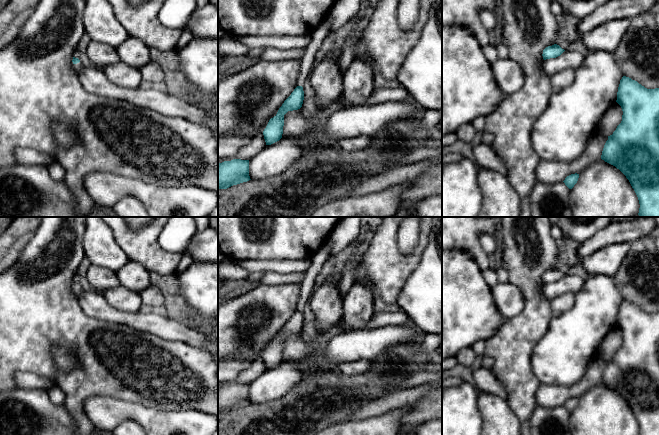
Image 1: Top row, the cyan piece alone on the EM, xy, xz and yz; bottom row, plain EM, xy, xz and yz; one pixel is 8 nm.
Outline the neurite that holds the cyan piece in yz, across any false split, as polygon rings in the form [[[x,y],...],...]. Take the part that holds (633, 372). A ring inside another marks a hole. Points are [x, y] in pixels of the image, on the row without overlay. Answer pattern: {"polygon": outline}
{"polygon": [[[623,300],[616,326],[621,330],[622,345],[608,360],[601,383],[619,393],[629,404],[640,428],[639,435],[659,435],[659,312],[647,313],[637,305]]]}

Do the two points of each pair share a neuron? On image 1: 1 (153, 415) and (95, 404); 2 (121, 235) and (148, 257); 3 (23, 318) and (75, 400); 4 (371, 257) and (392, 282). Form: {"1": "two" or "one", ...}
{"1": "one", "2": "one", "3": "one", "4": "one"}

